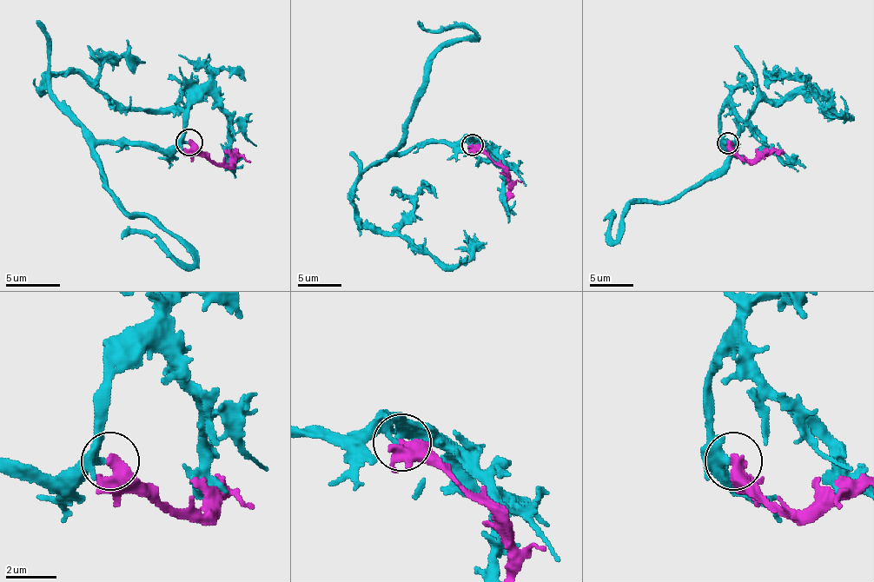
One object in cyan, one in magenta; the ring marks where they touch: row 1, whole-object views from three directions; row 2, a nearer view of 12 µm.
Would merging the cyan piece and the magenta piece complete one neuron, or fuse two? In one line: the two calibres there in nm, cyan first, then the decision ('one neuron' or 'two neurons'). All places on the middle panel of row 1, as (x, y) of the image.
280/550 nm | two neurons

